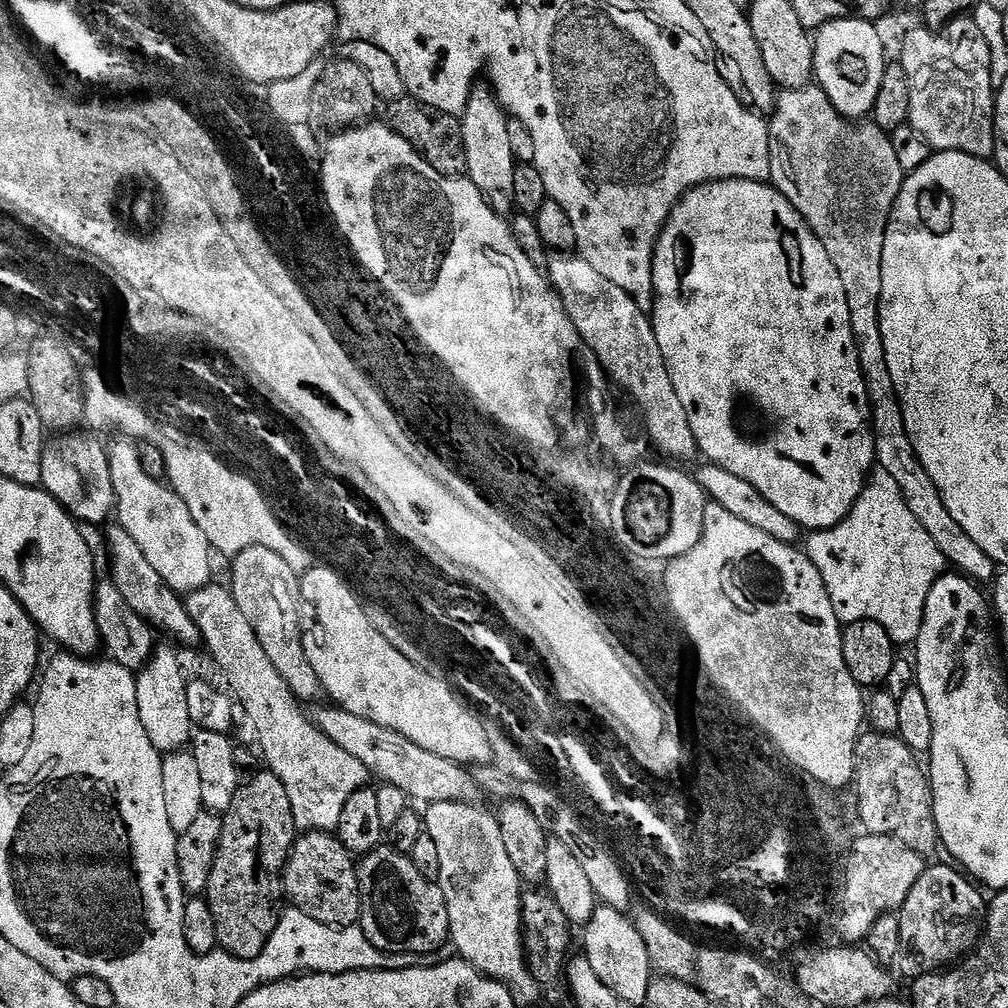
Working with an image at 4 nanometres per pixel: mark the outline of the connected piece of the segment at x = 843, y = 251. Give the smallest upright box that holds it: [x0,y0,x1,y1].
[768,86,998,582]

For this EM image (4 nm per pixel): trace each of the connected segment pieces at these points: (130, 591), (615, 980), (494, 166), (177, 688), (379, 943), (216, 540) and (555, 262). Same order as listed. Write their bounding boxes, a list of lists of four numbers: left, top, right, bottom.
[[108,526,201,645],[582,906,654,1006],[460,86,517,218],[136,643,194,754],[358,846,450,956],[161,434,309,570],[546,255,698,462]]

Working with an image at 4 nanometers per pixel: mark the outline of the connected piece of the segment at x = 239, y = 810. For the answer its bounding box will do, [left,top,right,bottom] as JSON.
[206,770,298,960]

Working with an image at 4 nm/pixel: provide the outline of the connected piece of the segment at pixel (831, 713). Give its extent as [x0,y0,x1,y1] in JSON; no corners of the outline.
[662,502,866,790]

